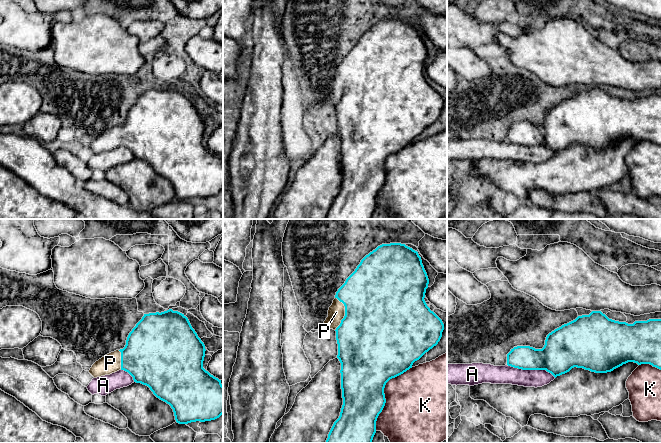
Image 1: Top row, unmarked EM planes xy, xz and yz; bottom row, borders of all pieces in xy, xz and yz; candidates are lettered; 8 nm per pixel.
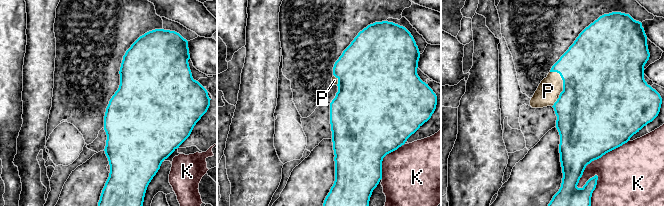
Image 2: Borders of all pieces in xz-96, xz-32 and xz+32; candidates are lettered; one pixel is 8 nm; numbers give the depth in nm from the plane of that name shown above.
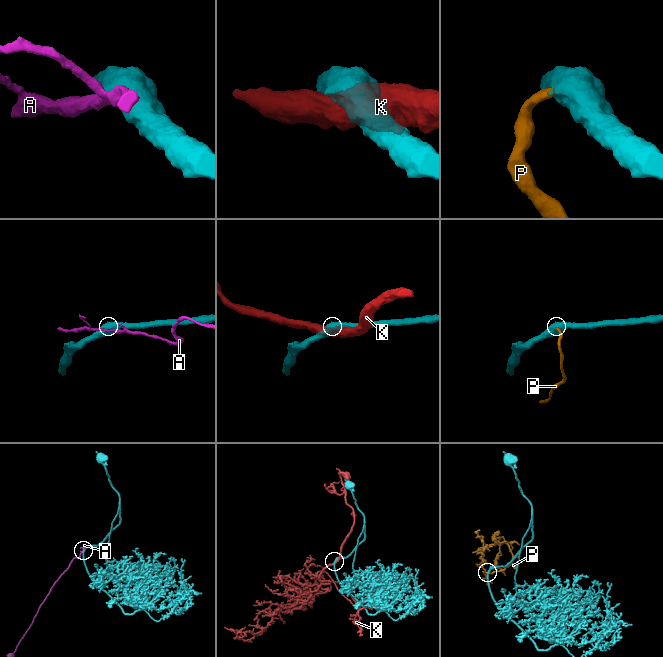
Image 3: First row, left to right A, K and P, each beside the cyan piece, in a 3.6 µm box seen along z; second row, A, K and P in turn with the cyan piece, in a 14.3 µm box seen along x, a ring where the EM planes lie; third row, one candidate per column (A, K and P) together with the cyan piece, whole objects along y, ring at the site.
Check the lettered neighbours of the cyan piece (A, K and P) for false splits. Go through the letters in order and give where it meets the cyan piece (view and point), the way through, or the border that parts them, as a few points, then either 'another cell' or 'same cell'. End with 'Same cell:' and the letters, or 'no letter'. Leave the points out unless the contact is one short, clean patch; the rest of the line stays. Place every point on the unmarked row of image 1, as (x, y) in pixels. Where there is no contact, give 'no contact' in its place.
A: yz (531, 145) | another cell
K: xz (384, 170) | another cell
P: xz (345, 90) | across xz (376, 93), (345, 90), (336, 88) | same cell
Same cell: P

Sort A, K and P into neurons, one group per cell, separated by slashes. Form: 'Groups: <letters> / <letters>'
Groups: A / K / P

